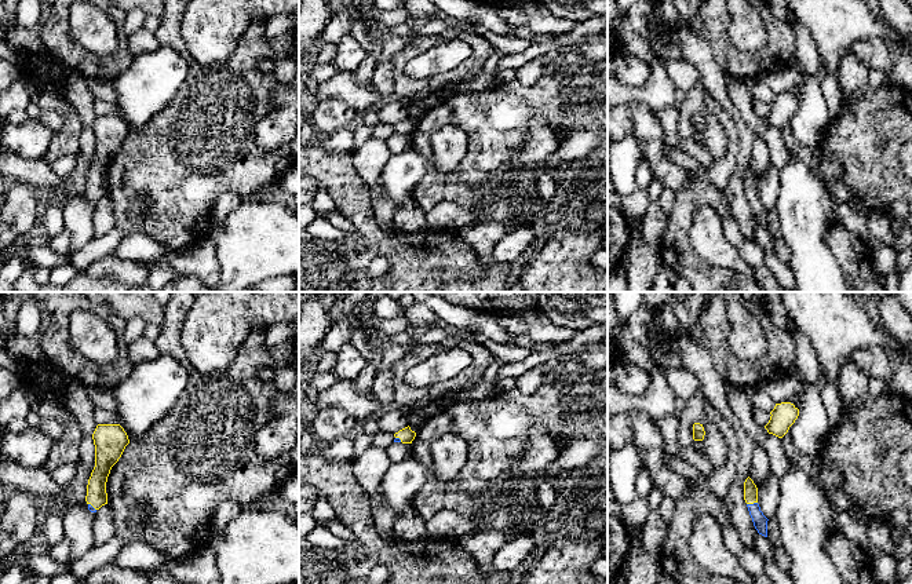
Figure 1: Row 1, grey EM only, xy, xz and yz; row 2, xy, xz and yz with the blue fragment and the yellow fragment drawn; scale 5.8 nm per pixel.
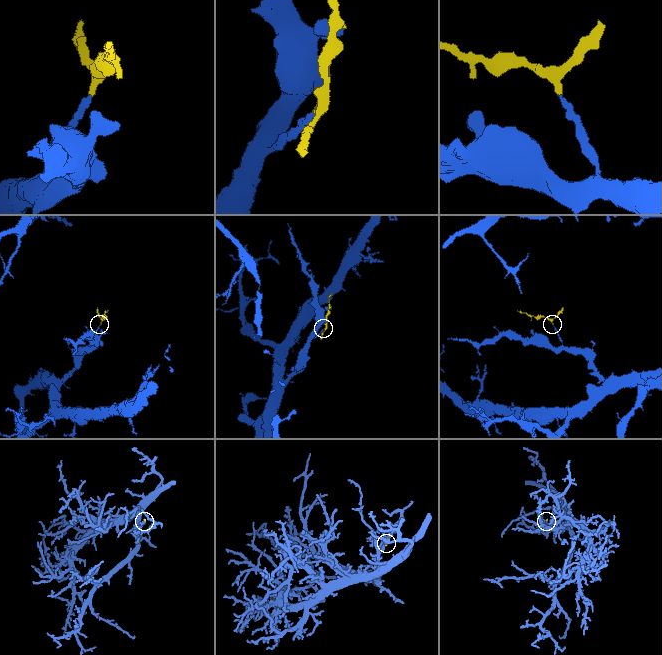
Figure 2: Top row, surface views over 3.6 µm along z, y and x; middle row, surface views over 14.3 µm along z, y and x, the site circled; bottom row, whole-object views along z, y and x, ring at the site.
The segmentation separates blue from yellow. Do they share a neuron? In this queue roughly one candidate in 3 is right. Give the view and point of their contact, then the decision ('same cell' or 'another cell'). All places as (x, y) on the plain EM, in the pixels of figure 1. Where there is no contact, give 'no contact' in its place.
contact yz (751, 196); same cell

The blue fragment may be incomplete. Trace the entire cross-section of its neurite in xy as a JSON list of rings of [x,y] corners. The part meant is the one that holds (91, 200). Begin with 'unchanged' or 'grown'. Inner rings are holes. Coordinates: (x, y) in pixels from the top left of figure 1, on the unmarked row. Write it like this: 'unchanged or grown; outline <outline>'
grown; outline [[[98,116],[92,131],[95,136],[95,158],[88,171],[85,193],[88,201],[96,204],[102,197],[107,196],[107,168],[129,131],[120,116]]]

